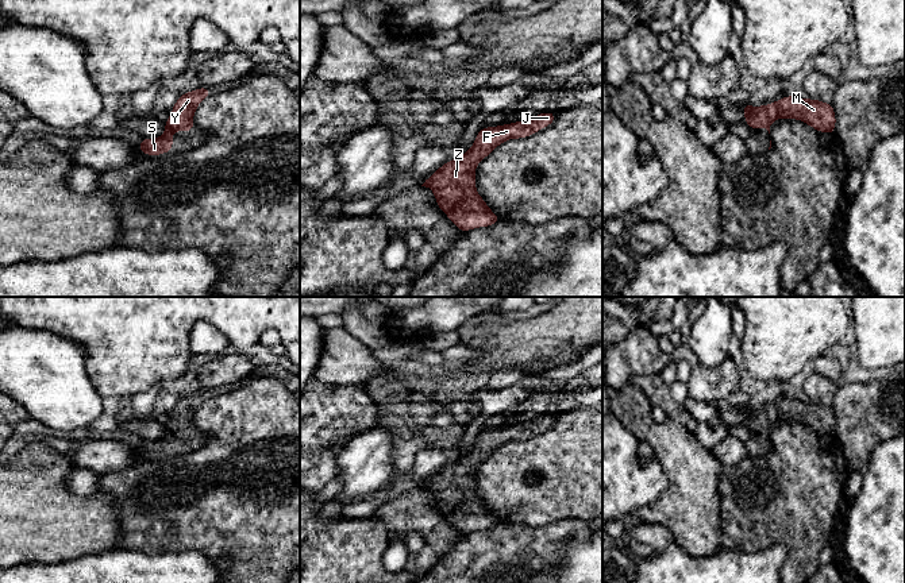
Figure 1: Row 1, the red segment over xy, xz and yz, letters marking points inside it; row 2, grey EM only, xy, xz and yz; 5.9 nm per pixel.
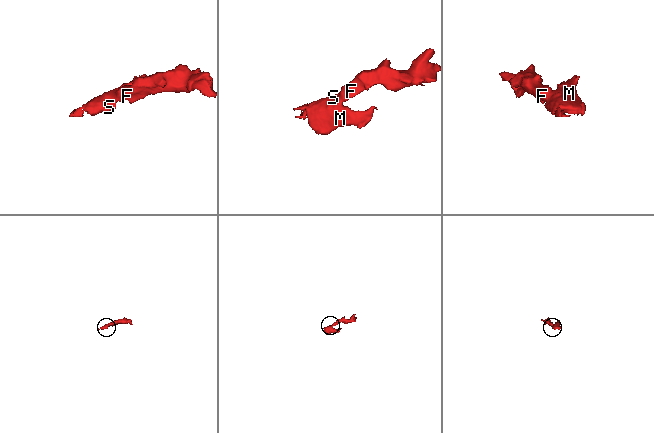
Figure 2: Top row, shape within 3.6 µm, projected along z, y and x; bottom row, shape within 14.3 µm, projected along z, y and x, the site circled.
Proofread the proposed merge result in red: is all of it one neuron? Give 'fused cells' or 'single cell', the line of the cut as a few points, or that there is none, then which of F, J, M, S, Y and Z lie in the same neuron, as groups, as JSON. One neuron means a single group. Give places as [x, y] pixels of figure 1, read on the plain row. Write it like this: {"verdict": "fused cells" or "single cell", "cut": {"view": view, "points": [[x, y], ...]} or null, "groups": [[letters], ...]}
{"verdict": "single cell", "cut": null, "groups": [["F", "J", "M", "S", "Y", "Z"]]}

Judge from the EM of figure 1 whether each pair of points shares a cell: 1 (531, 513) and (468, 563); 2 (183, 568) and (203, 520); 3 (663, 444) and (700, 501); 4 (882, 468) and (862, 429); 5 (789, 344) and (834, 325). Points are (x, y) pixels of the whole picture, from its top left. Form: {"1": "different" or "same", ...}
{"1": "different", "2": "different", "3": "same", "4": "different", "5": "same"}

